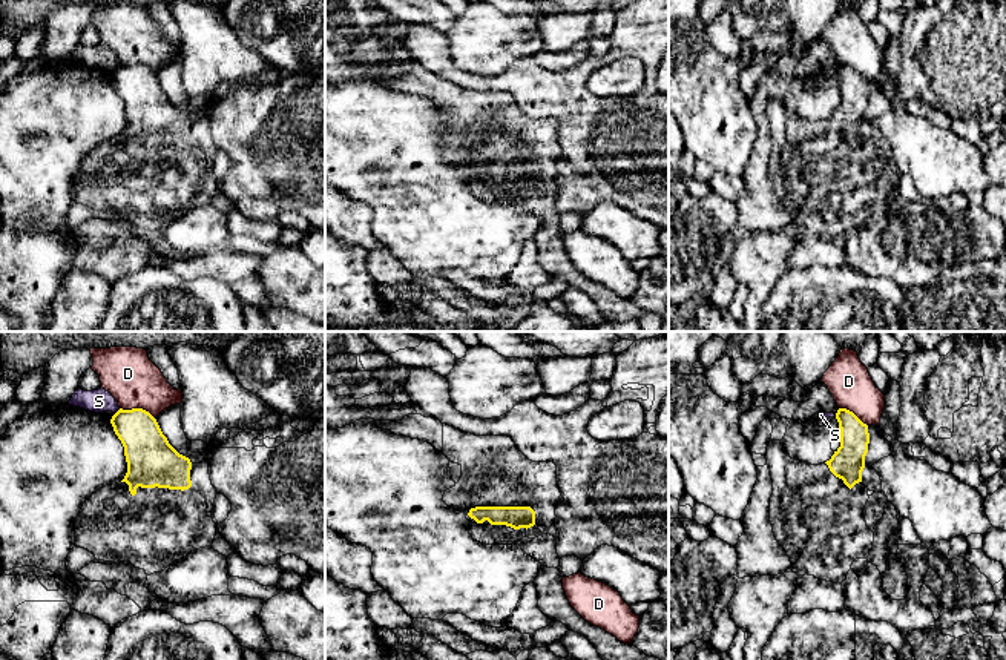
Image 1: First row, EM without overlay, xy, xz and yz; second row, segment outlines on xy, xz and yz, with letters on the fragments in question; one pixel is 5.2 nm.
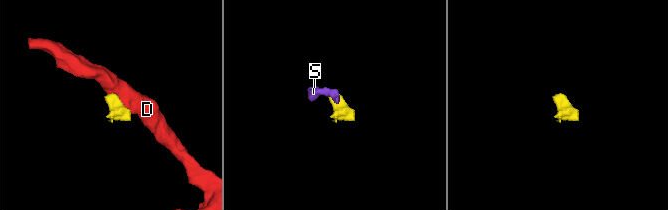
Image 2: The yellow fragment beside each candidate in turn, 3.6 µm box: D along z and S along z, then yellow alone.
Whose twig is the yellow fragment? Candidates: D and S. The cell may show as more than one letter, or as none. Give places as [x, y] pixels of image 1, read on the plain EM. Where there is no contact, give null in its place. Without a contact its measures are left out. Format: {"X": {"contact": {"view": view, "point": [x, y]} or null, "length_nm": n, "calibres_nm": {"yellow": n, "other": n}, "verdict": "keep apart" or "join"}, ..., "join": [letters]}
{"D": {"contact": {"view": "xy", "point": [137, 65]}, "length_nm": 190, "calibres_nm": {"yellow": 240, "other": 280}, "verdict": "keep apart"}, "S": {"contact": {"view": "xy", "point": [117, 68]}, "length_nm": 40, "calibres_nm": {"yellow": 240, "other": 120}, "verdict": "keep apart"}, "join": []}

